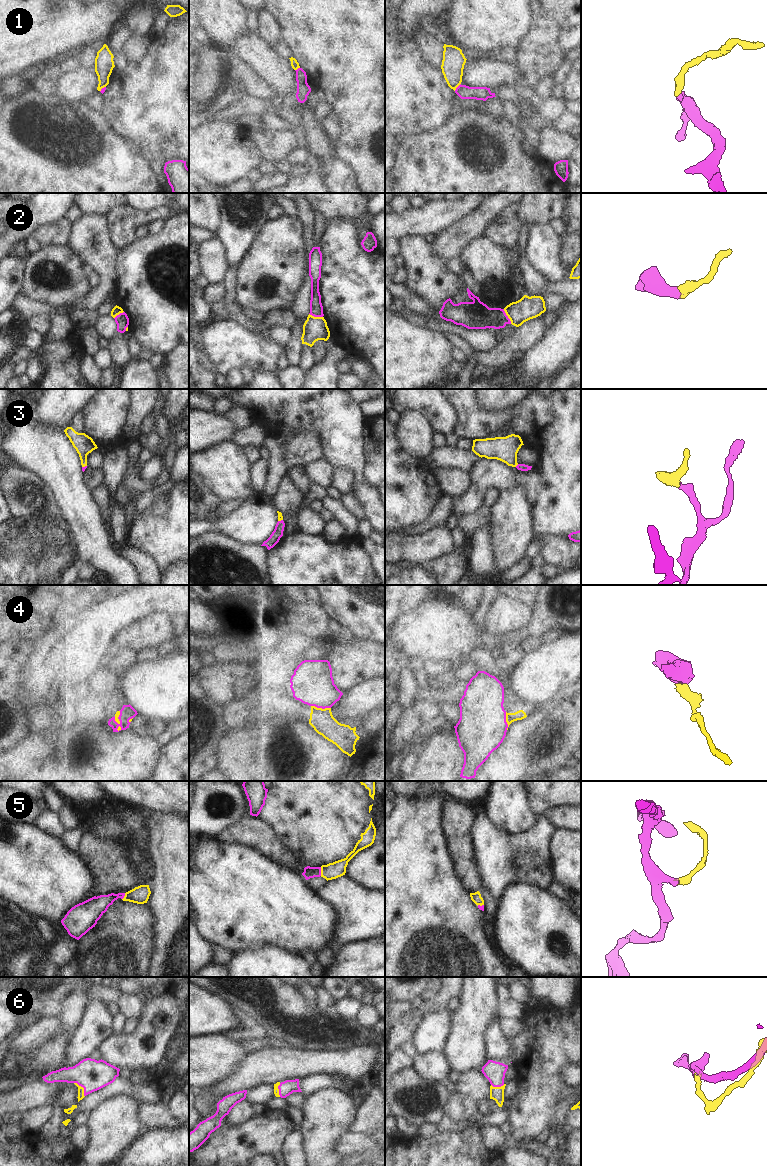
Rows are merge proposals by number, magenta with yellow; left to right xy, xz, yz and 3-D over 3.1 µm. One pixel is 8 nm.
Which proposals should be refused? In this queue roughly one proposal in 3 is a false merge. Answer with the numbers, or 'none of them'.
1, 4

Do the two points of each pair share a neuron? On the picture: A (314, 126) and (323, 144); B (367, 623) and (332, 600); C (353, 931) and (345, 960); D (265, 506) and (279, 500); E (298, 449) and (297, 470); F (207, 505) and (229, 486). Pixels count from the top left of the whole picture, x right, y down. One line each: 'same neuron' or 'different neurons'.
A: same neuron
B: same neuron
C: different neurons
D: different neurons
E: different neurons
F: different neurons

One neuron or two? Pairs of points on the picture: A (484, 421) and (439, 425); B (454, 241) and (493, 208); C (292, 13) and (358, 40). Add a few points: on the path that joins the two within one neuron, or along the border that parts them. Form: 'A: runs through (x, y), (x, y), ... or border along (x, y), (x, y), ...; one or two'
A: border along (449, 401), (457, 412), (457, 424), (453, 432); two
B: runs through (464, 231), (470, 228), (483, 215); one
C: runs through (308, 13), (331, 13), (342, 24); one

